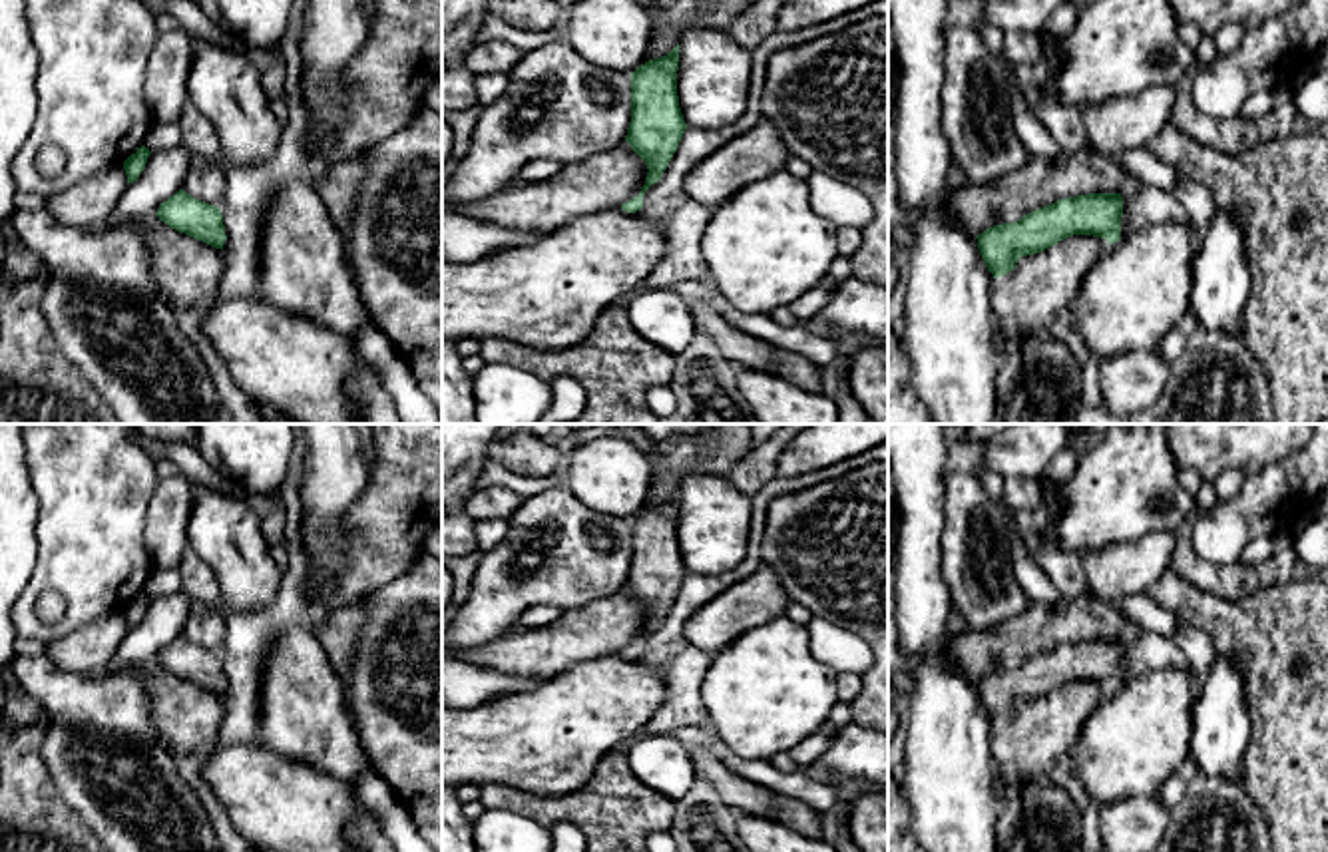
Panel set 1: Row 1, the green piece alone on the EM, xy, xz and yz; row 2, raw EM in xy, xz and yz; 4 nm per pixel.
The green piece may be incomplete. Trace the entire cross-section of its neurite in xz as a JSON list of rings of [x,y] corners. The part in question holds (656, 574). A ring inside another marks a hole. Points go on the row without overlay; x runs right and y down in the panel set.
[[[679,490],[631,520],[631,567],[613,595],[563,611],[548,625],[504,633],[454,659],[478,669],[550,679],[611,653],[641,657],[645,637],[661,625],[687,575],[677,516]]]

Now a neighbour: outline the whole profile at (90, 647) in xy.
[[[119,609],[72,631],[62,641],[48,643],[44,655],[62,671],[96,673],[110,665],[127,631],[123,609]]]

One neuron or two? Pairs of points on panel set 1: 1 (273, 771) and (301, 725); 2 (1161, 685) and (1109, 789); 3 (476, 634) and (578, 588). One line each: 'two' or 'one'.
1: two
2: one
3: one

